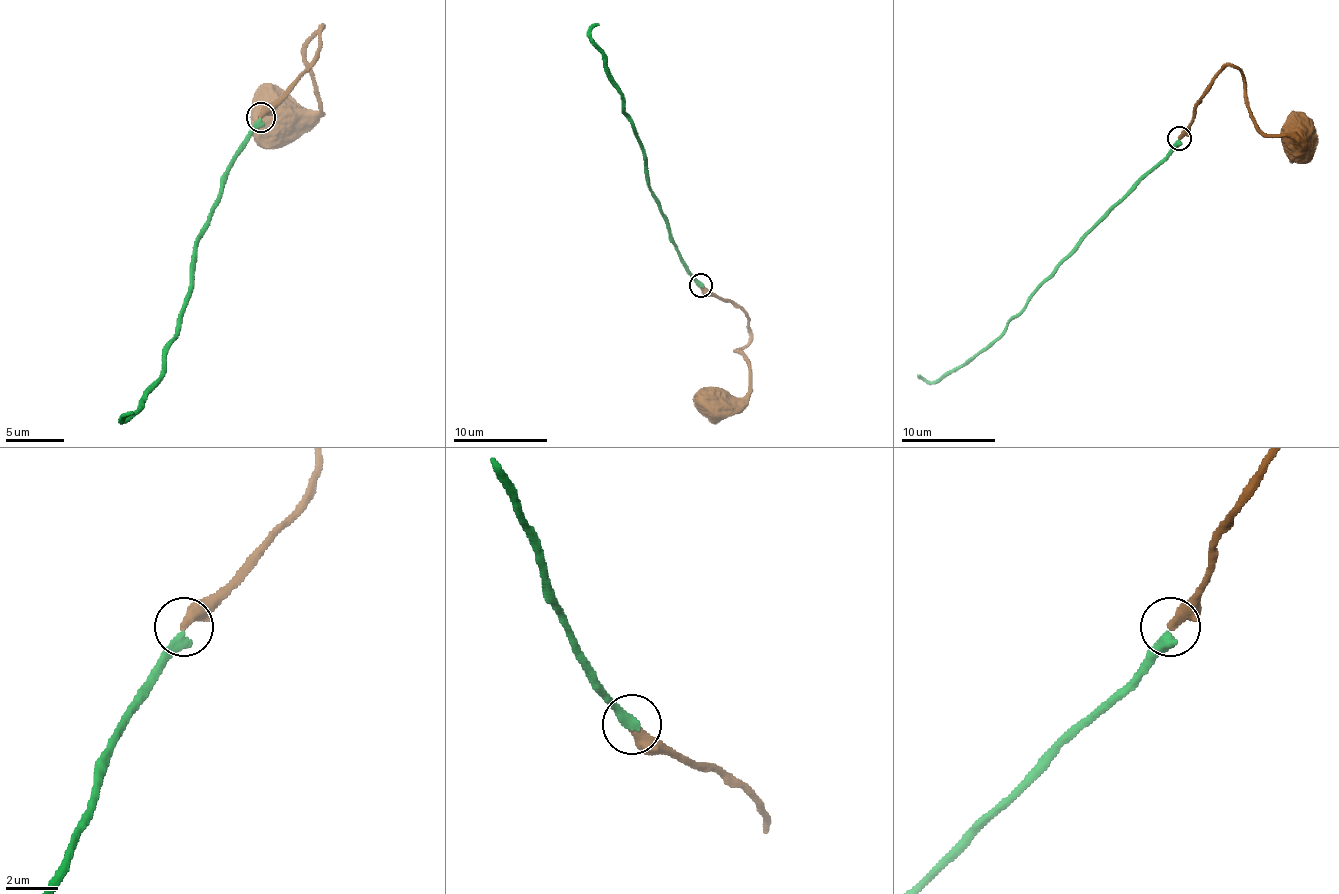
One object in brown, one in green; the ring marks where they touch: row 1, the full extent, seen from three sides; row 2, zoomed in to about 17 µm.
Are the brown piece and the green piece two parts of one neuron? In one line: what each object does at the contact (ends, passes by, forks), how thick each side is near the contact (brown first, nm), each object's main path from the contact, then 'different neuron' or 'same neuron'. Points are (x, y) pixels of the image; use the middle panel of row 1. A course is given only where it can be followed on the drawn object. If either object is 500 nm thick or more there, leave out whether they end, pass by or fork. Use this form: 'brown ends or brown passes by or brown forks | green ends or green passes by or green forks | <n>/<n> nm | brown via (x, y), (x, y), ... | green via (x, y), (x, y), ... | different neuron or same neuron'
brown ends | green ends | 400/440 nm | brown via (700, 284), (733, 301), (747, 315), (749, 334), (738, 350), (749, 390), (714, 402) | green via (700, 284), (686, 268), (648, 186), (646, 155), (623, 92), (592, 41), (590, 31), (599, 24) | different neuron

